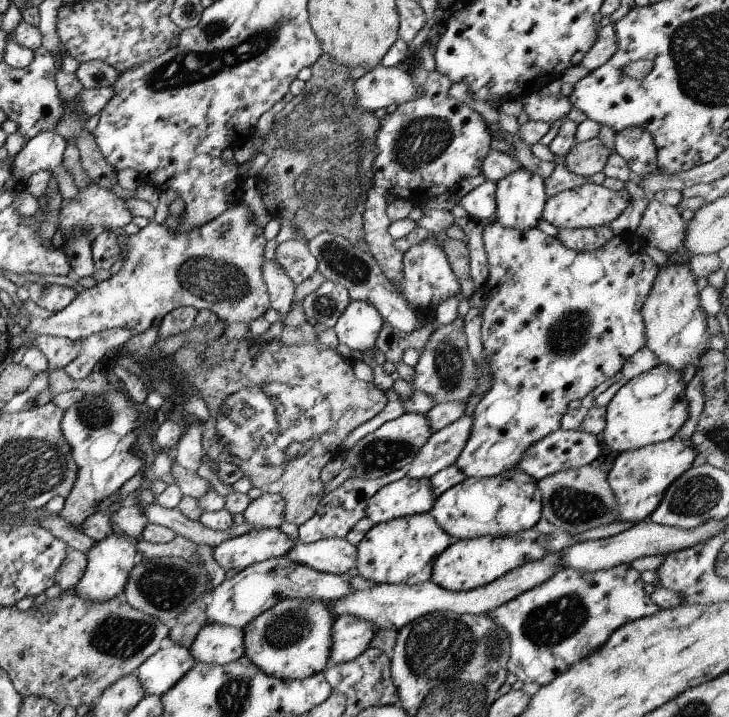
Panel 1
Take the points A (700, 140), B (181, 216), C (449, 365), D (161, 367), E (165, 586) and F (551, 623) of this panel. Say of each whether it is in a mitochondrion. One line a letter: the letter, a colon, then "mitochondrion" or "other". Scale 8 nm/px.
A: other
B: other
C: mitochondrion
D: other
E: mitochondrion
F: mitochondrion

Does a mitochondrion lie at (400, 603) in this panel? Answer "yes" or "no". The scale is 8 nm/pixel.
no

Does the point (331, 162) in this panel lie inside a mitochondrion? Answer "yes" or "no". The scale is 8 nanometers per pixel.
yes

